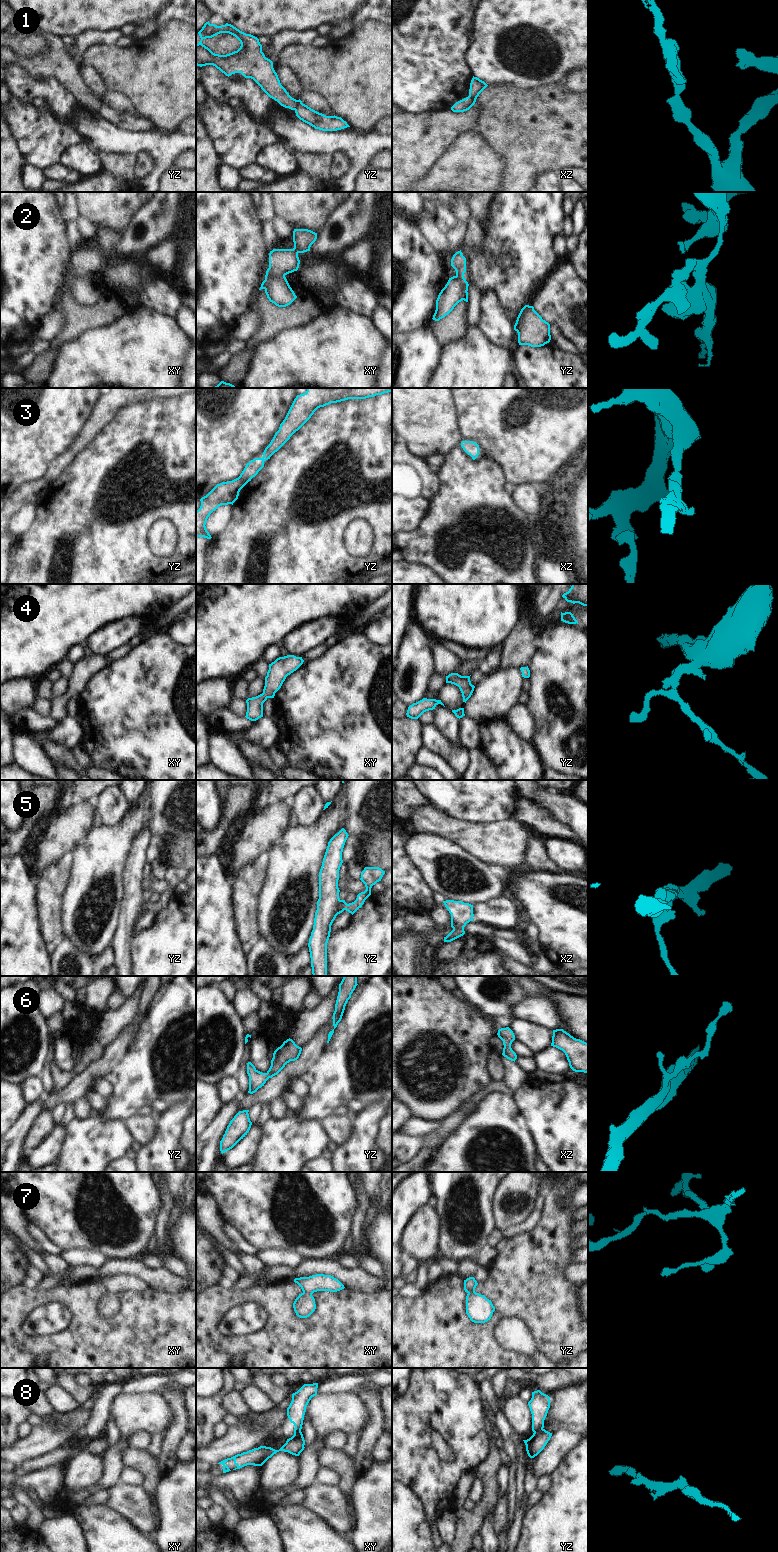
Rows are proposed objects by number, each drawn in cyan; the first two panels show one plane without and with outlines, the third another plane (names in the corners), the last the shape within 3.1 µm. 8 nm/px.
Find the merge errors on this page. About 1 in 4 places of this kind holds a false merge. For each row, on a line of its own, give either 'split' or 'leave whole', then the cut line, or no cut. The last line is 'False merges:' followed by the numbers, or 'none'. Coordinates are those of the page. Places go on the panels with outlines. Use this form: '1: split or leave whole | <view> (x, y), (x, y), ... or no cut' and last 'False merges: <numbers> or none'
1: split | yz (298, 100), (294, 109)
2: split | xy (284, 274), (272, 277), (265, 289)
3: leave whole | no cut
4: leave whole | no cut
5: leave whole | no cut
6: leave whole | no cut
7: leave whole | no cut
8: split | yz (542, 1428), (534, 1432)
False merges: 1, 2, 8

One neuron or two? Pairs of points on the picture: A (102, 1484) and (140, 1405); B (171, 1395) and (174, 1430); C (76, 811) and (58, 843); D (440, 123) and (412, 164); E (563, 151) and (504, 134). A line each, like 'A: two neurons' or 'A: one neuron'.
A: one neuron
B: one neuron
C: one neuron
D: one neuron
E: one neuron

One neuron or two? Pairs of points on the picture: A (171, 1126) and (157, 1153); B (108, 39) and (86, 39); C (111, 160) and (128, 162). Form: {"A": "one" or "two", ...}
{"A": "one", "B": "one", "C": "one"}

